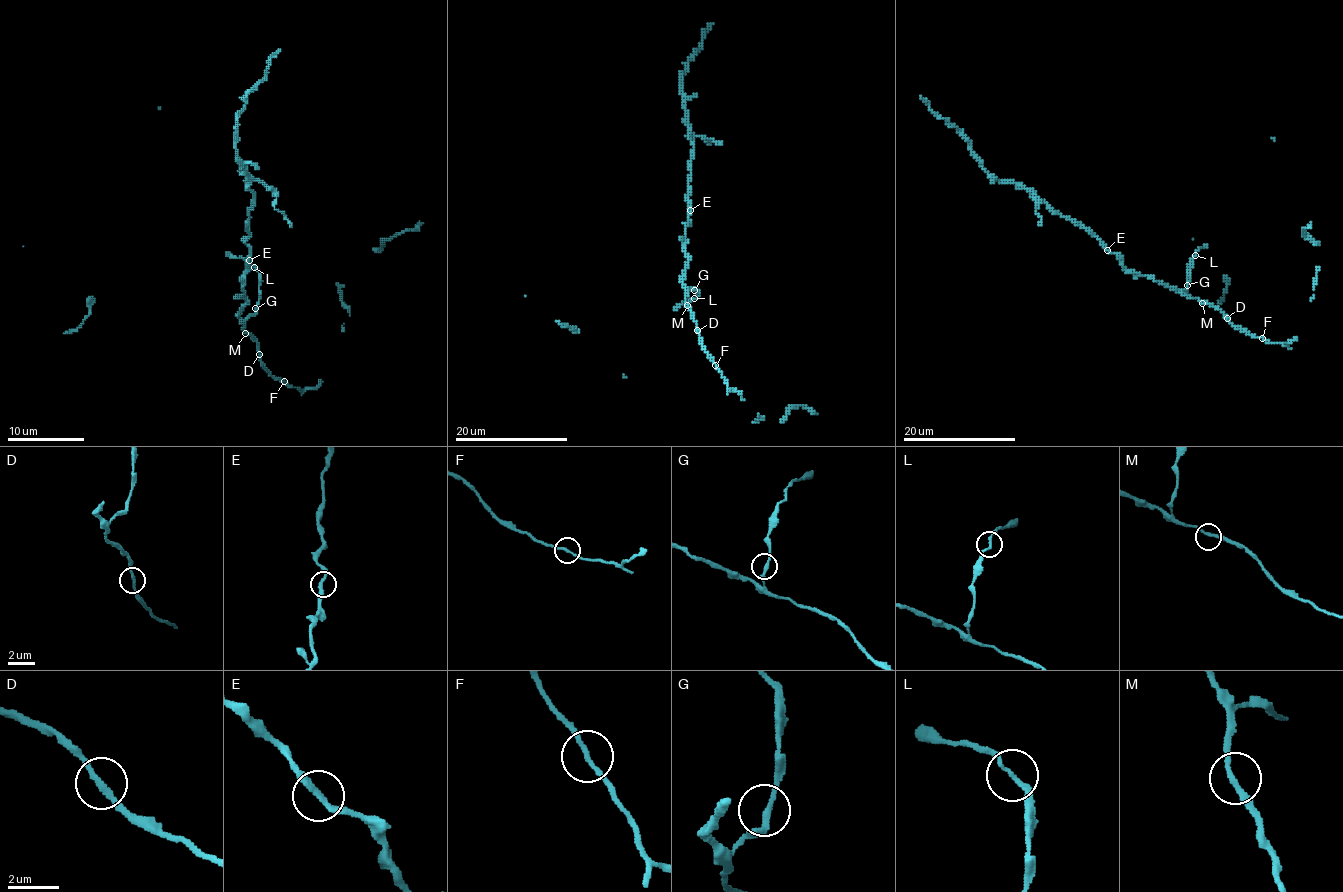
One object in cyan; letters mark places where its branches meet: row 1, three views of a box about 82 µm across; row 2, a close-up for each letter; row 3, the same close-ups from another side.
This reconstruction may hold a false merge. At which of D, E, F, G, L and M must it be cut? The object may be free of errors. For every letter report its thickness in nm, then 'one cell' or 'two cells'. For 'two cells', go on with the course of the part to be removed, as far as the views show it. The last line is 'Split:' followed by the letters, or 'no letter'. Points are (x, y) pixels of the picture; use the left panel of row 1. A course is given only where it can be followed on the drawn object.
D: calibre 200 nm; one cell
E: calibre 240 nm; one cell
F: calibre 180 nm; one cell
G: calibre 240 nm; one cell
L: calibre 180 nm; one cell
M: calibre 220 nm; one cell
Split: no letter

